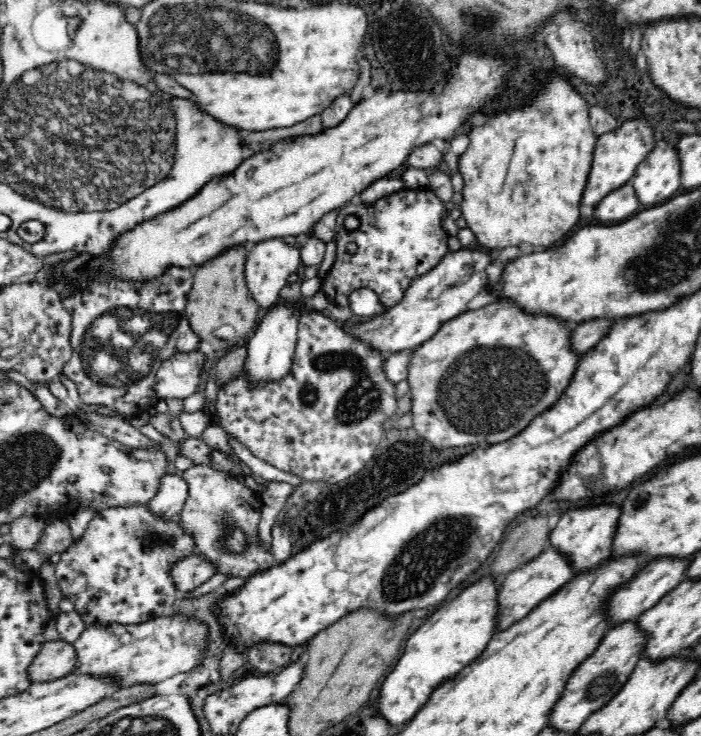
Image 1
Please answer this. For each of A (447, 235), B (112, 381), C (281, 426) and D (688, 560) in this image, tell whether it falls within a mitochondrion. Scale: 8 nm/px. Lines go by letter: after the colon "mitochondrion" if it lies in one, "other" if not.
A: other
B: mitochondrion
C: other
D: other

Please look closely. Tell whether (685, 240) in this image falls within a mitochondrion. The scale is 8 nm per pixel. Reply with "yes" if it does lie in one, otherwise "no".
yes

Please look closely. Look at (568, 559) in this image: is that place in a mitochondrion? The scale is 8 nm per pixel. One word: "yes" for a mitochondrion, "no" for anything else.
no

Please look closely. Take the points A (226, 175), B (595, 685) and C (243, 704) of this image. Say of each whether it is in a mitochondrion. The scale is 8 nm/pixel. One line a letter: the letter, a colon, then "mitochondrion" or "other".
A: other
B: mitochondrion
C: other

